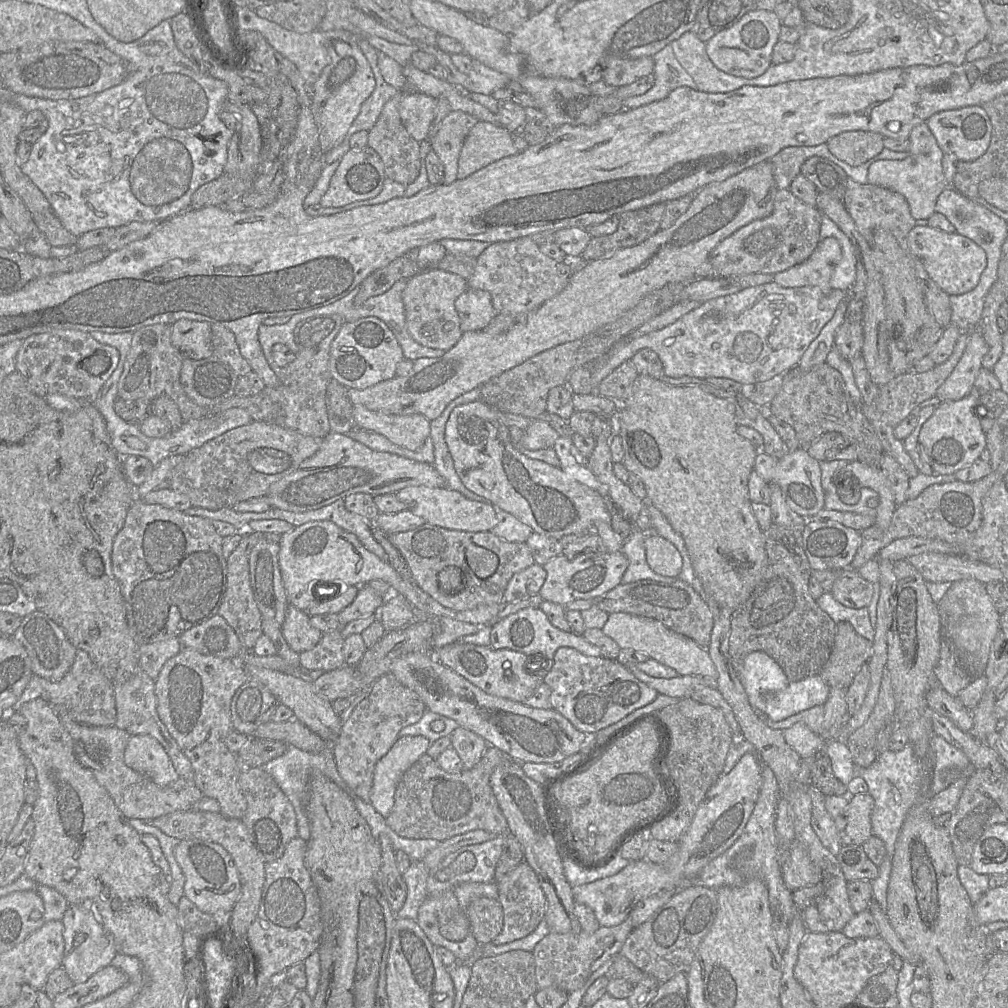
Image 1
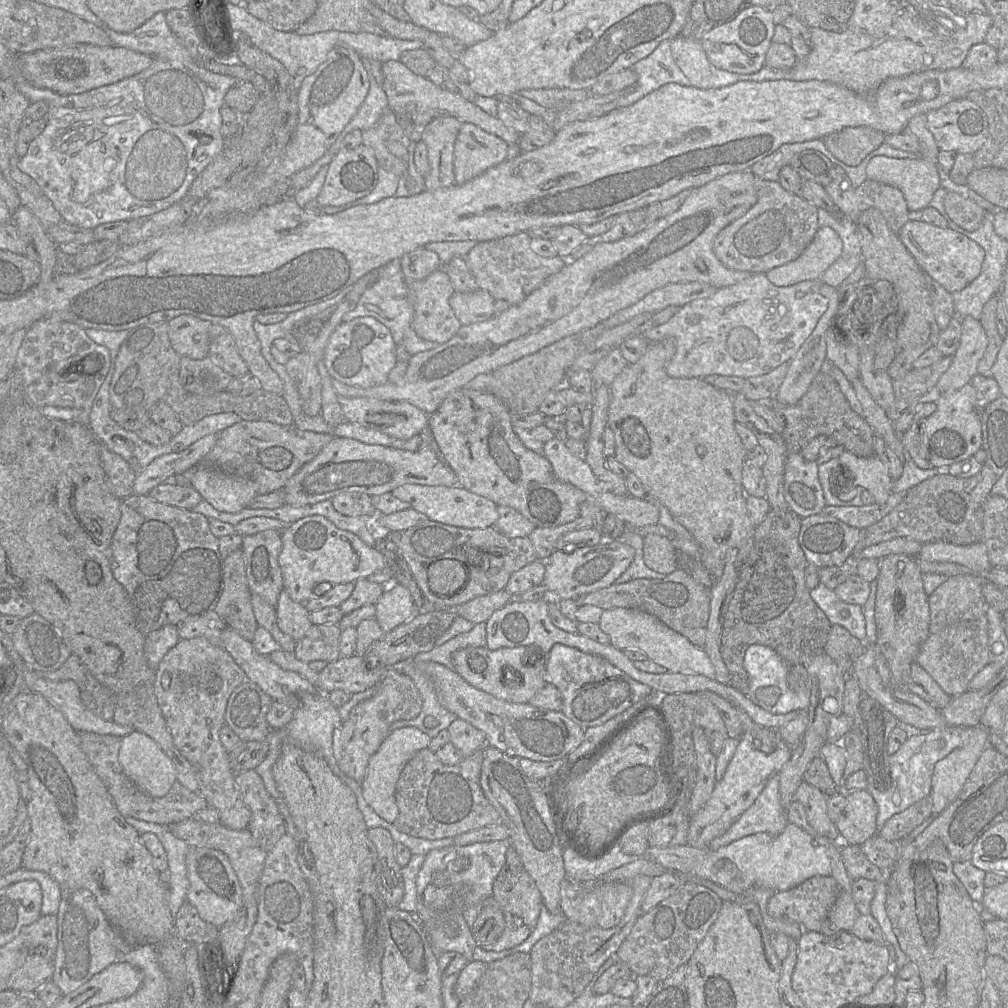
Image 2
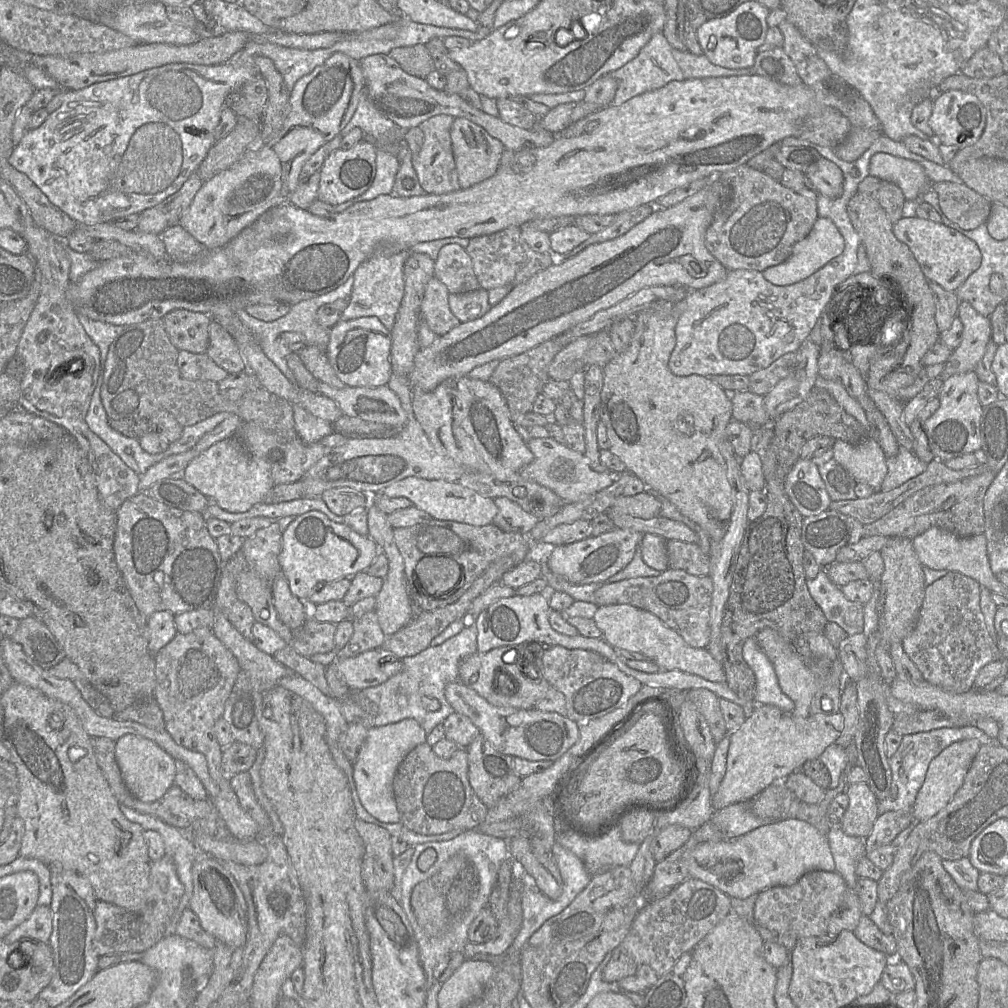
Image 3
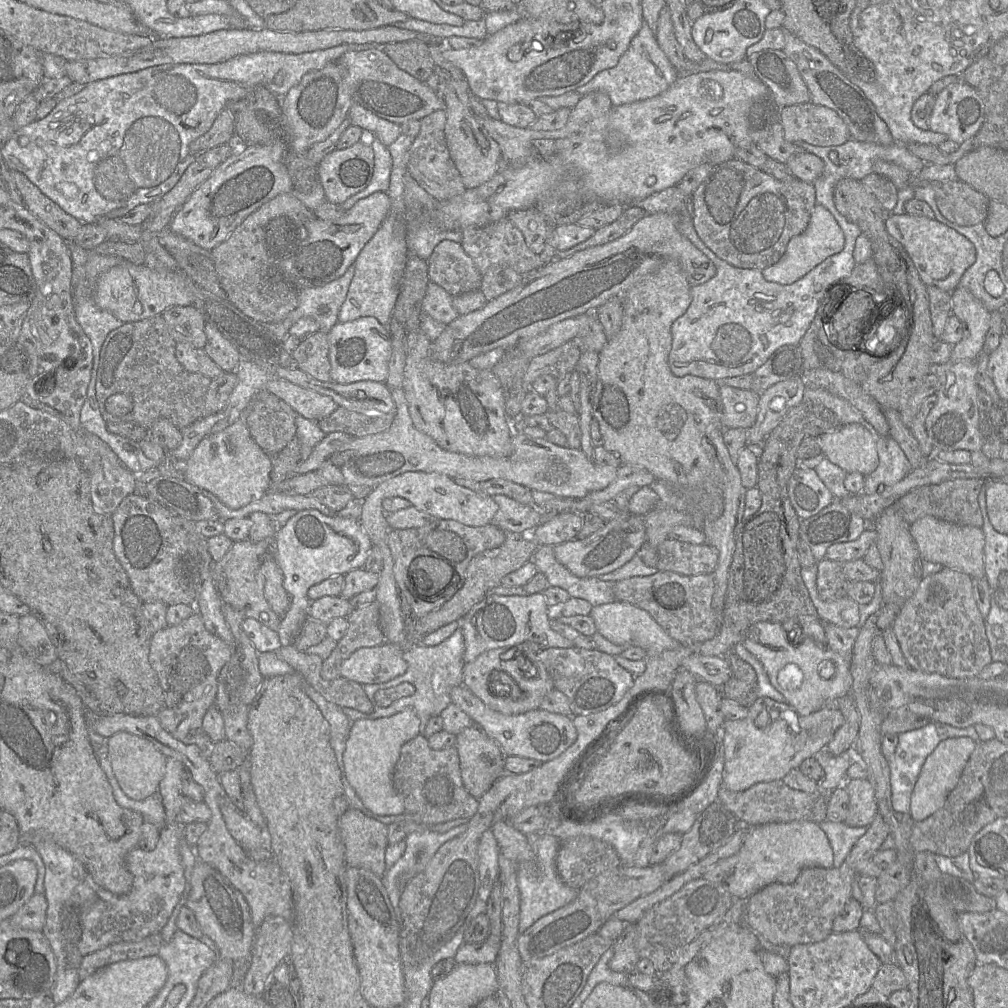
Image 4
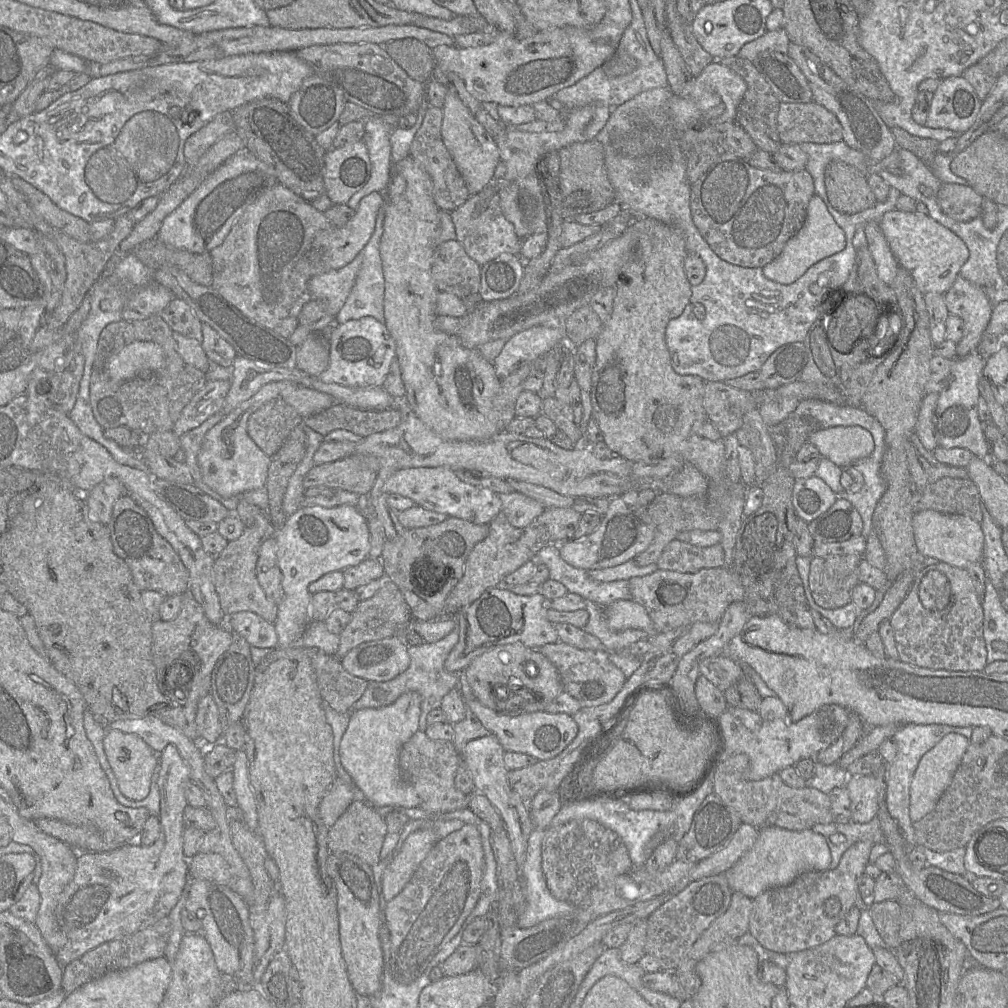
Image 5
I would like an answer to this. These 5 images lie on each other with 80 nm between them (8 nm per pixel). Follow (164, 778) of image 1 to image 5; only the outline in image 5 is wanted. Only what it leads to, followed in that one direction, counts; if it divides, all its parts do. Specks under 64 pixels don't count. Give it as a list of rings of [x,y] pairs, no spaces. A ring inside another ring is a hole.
[[[119,730],[107,731],[103,746],[121,793],[131,800],[146,798],[150,791],[154,771],[156,767],[159,769],[159,754],[153,751],[139,736],[123,733]]]

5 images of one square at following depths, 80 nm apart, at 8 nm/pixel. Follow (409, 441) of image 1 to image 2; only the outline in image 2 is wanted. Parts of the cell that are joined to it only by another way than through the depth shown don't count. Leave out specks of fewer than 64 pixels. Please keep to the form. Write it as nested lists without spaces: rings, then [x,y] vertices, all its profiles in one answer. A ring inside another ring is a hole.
[[[339,396],[338,401],[347,422],[394,438],[408,440],[427,430],[429,415],[408,402],[343,396]]]

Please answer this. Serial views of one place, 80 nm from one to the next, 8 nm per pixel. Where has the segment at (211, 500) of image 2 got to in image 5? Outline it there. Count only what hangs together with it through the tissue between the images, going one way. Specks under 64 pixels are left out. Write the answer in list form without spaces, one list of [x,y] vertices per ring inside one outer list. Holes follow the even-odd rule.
[[[278,381],[264,385],[255,395],[242,402],[204,436],[197,458],[198,466],[203,481],[222,497],[228,498],[265,487],[271,458],[251,439],[247,432],[247,424],[250,416],[259,407],[280,397],[281,391],[289,384],[293,383]]]

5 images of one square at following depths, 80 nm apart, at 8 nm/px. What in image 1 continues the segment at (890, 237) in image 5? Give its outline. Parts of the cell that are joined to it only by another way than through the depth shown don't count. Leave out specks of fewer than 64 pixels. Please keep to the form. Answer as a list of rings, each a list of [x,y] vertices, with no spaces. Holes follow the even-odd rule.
[[[916,225],[908,234],[908,244],[913,254],[923,262],[931,279],[949,295],[973,290],[987,265],[984,249],[957,232],[948,233],[929,225]]]

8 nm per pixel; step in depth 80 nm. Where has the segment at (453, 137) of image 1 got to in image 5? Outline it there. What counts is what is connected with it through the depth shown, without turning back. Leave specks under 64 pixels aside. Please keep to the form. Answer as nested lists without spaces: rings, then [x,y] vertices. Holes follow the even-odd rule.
[[[429,107],[426,110],[421,126],[411,143],[409,155],[429,174],[433,184],[433,198],[437,207],[442,211],[451,212],[462,205],[470,195],[452,157],[442,142],[442,118],[442,108]]]

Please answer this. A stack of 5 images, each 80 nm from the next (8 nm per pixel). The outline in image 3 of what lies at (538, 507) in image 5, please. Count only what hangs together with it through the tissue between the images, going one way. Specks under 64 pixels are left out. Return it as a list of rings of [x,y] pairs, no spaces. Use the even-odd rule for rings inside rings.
[[[506,497],[495,498],[494,503],[498,507],[498,513],[493,523],[506,532],[529,535],[539,521],[537,517],[526,512],[517,503]]]

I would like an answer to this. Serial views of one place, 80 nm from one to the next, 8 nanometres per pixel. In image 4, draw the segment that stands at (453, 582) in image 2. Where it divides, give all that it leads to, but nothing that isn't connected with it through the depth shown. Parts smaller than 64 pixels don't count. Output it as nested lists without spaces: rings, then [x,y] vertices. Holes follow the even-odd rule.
[[[431,556],[416,557],[409,568],[409,581],[413,574],[417,590],[421,594],[441,597],[451,582],[454,569],[441,559]]]

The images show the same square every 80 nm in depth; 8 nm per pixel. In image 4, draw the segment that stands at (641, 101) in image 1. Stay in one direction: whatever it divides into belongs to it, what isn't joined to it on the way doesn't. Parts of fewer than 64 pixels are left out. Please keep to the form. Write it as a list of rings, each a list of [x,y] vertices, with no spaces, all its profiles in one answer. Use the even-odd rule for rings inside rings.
[[[644,21],[617,65],[599,72],[587,84],[577,88],[575,92],[581,96],[591,92],[604,92],[609,96],[612,106],[617,107],[655,97],[665,92],[679,76],[678,71],[659,47],[654,32]]]

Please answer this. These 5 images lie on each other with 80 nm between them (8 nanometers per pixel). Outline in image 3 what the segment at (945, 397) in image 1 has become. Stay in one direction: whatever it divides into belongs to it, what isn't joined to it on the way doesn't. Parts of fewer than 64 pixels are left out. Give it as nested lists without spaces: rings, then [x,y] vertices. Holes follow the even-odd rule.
[[[960,301],[957,315],[963,324],[963,338],[945,363],[940,378],[974,371],[991,340],[990,317],[977,312],[967,301]]]

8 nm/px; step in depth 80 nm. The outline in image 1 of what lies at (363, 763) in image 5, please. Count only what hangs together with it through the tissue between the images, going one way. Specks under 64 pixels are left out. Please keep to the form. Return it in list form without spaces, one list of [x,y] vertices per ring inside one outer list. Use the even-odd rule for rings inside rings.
[[[401,736],[376,763],[370,803],[387,817],[395,802],[395,793],[404,773],[427,752],[431,742],[424,736]]]

